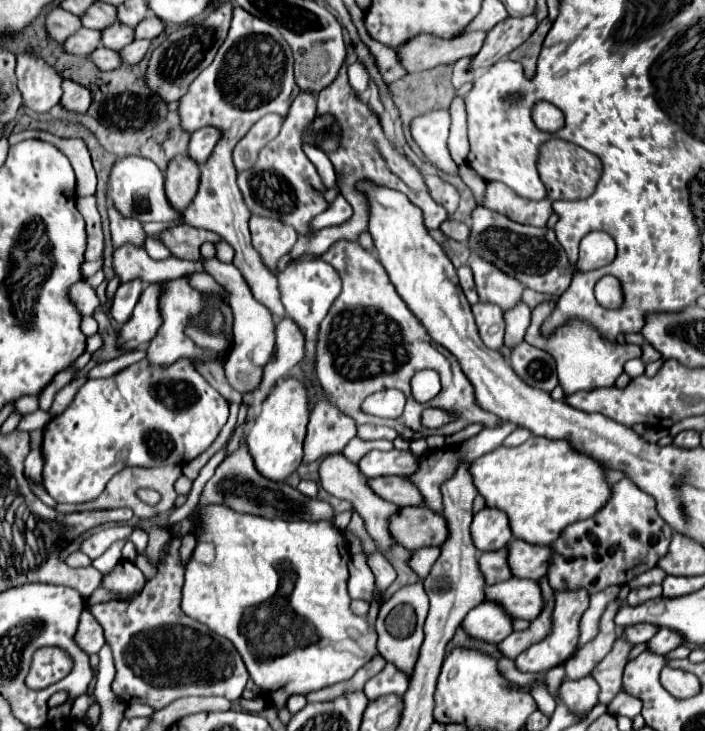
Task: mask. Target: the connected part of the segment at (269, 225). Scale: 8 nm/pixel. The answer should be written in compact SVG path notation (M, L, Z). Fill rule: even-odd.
M250 215L250 233L252 233L252 247L260 253L262 261L272 269L280 255L286 255L298 233L292 225L286 225L280 219L272 217L260 217L260 215Z

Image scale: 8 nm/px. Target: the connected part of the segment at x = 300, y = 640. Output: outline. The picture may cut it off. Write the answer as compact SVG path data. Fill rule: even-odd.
M220 503L220 505L202 505L196 513L196 517L186 517L184 521L180 521L178 525L174 525L172 533L176 535L188 535L192 533L196 537L198 543L212 543L214 551L216 551L216 559L210 565L204 565L196 559L190 559L190 563L186 565L186 581L182 587L182 611L204 623L208 629L212 629L214 633L230 639L236 647L236 651L240 653L250 679L262 689L264 697L270 699L274 709L282 709L286 705L286 701L292 695L308 695L314 691L320 691L324 687L332 687L336 683L342 683L346 679L350 679L360 667L364 667L372 655L376 655L376 631L368 625L366 617L356 617L350 611L351 598L347 589L348 581L348 561L350 561L350 553L344 547L344 537L342 533L330 523L330 521L284 521L284 519L266 519L266 517L258 517L258 515L248 515L248 513L238 513L232 511L228 505Z

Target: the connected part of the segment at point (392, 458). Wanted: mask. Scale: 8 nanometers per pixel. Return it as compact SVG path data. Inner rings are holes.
M370 451L358 461L358 469L364 477L380 475L408 475L416 471L416 457L410 451Z

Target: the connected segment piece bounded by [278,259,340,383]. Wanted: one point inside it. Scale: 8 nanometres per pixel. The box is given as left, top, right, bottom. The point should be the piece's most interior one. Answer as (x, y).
(308, 289)

